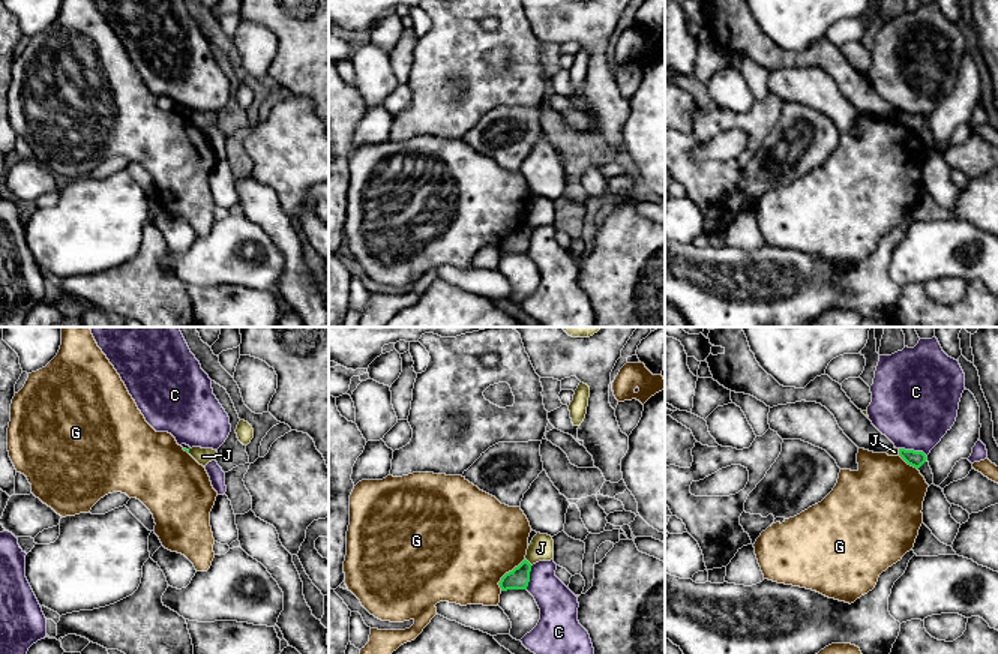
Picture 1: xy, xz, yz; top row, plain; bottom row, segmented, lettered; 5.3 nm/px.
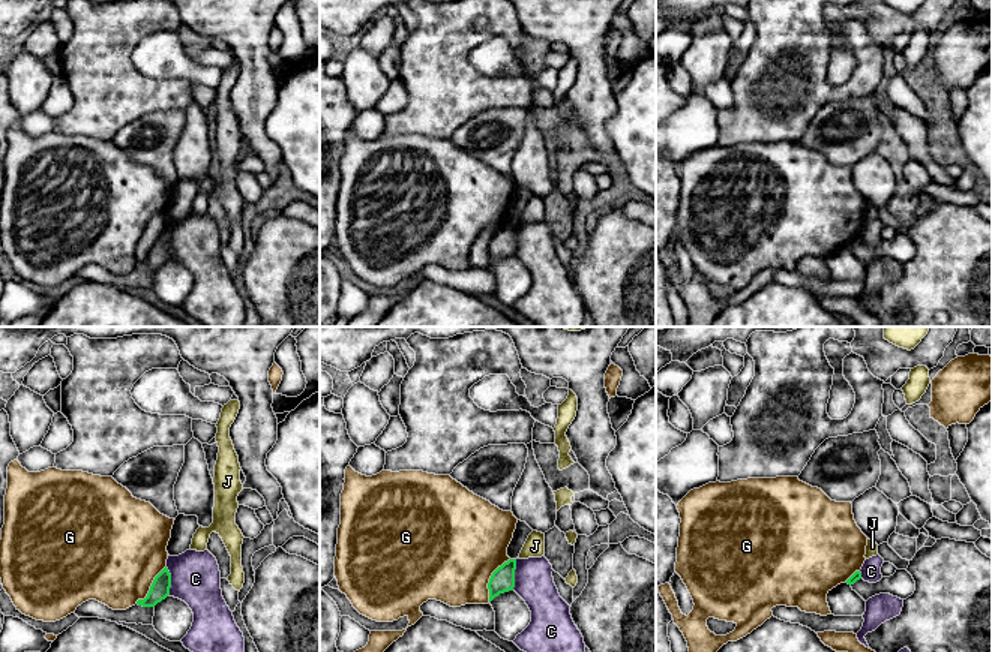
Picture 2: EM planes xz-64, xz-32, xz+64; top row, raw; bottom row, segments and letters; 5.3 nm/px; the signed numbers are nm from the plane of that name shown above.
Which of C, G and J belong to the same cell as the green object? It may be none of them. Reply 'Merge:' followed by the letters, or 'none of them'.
Merge: none of them

